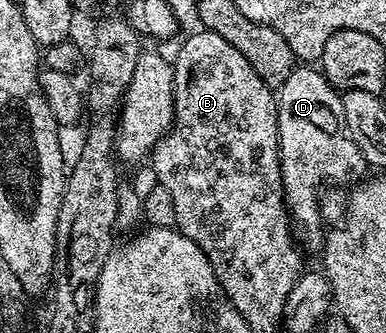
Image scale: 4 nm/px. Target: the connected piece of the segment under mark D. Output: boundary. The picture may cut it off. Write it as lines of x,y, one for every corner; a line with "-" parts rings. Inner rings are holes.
313,65
294,66
291,77
283,81
275,95
285,205
289,209
292,222
299,228
303,243
305,238
306,248
320,248
323,243
319,198
322,194
321,187
328,183
356,184
367,171
365,158
359,153
359,145
355,145
349,135
341,97
342,92
331,86

